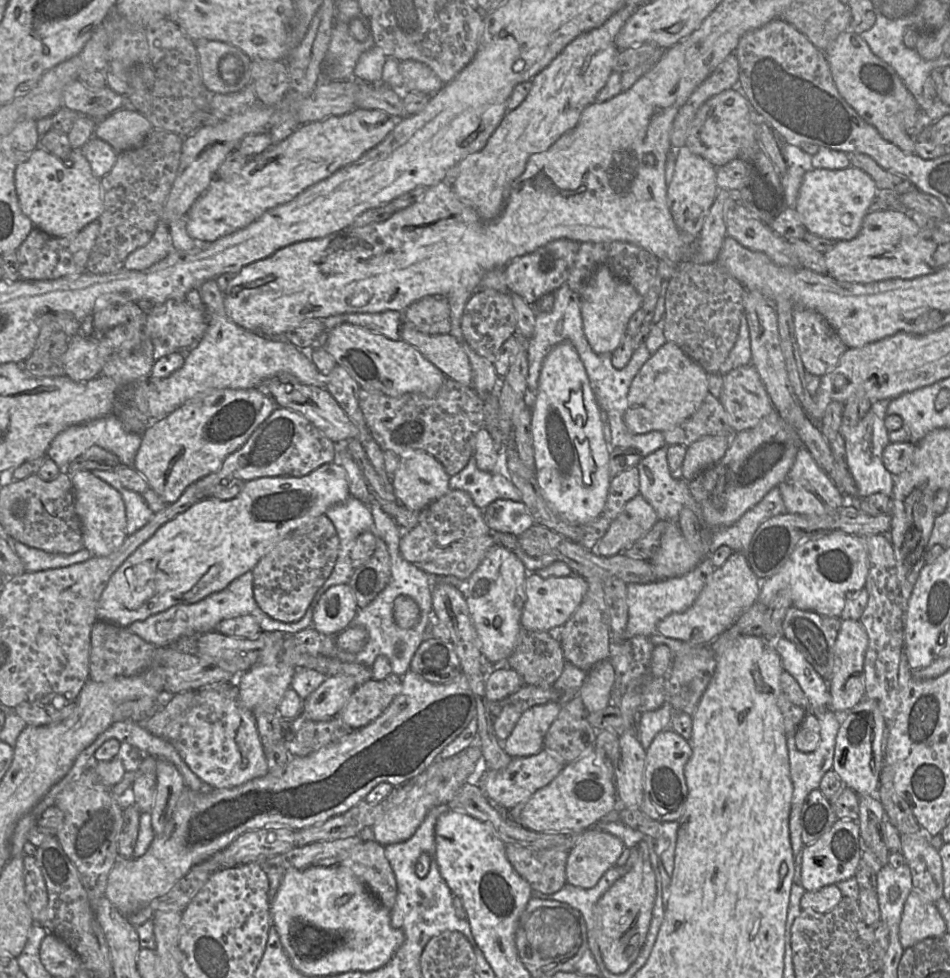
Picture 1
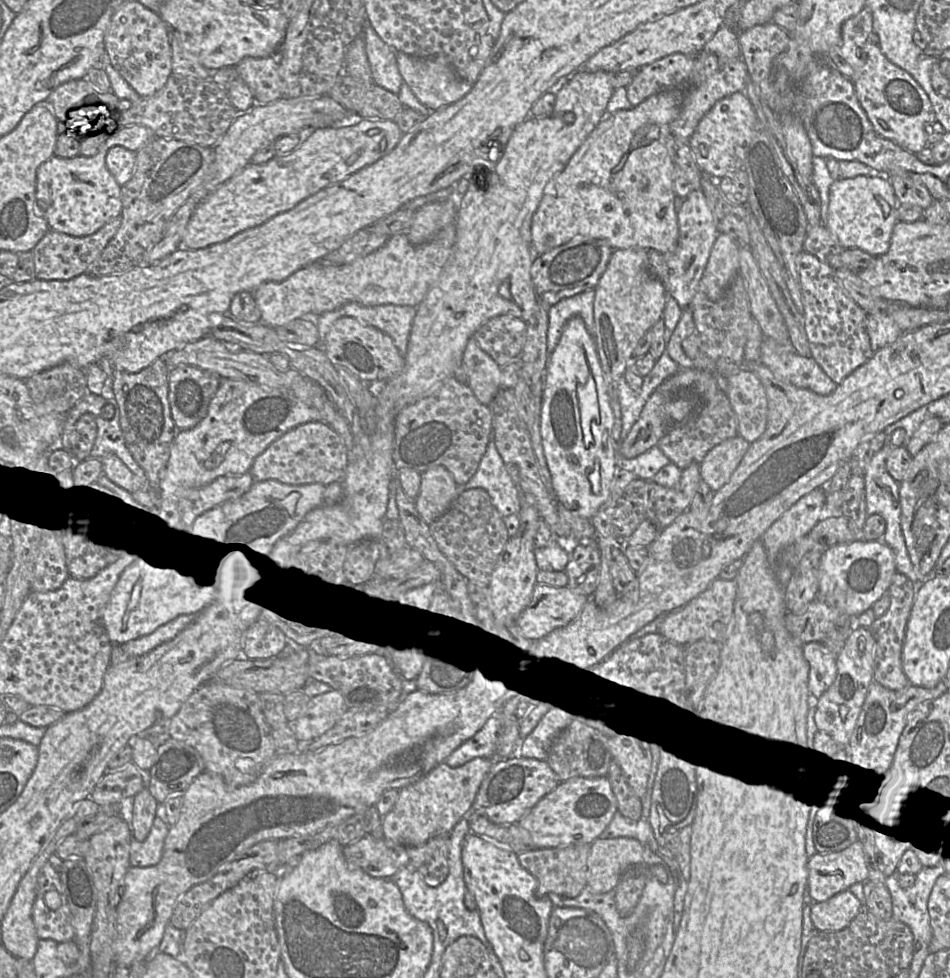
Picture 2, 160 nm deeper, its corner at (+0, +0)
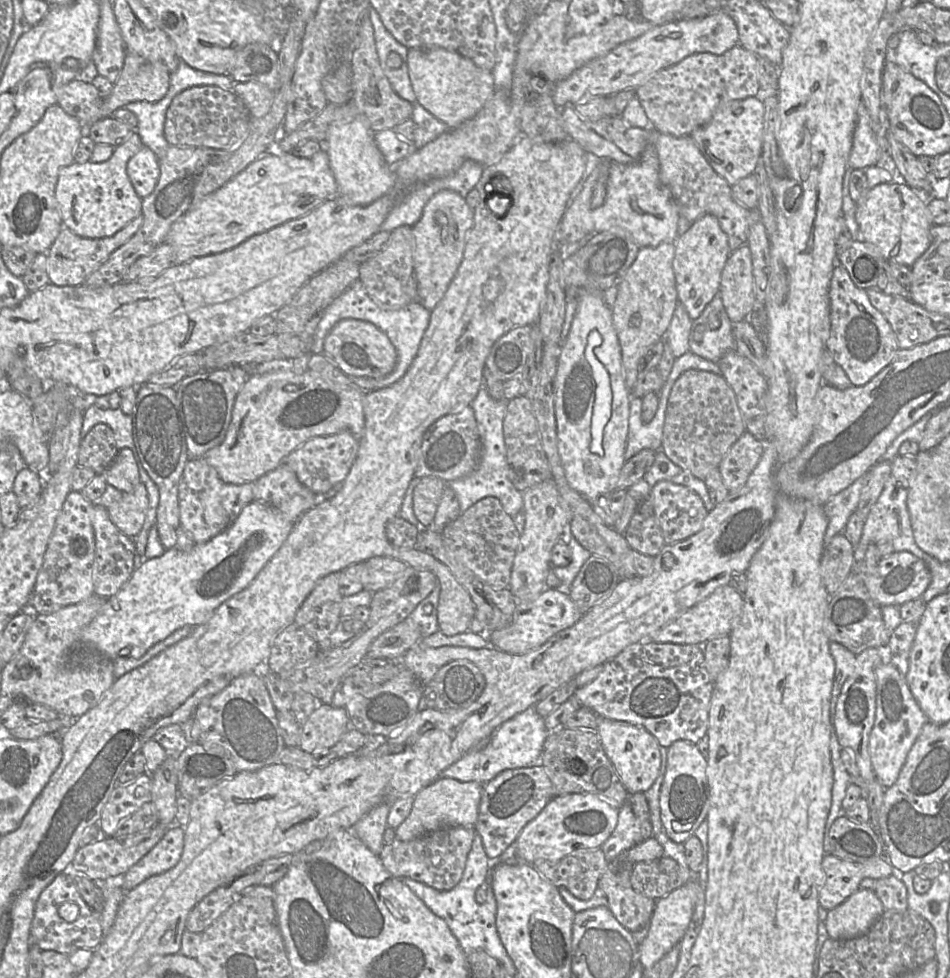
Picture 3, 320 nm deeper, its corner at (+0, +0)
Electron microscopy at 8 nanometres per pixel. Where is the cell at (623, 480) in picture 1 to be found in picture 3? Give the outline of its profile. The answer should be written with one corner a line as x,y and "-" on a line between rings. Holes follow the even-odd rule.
646,498
639,504
623,536
635,551
652,557
661,552
666,542
650,499

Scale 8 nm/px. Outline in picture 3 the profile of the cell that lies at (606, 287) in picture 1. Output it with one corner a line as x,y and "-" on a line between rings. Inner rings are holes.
674,241
641,248
633,264
617,284
616,299
611,306
612,321
621,347
623,375
631,390
637,380
643,355
653,344
663,343
678,303
673,271
674,255

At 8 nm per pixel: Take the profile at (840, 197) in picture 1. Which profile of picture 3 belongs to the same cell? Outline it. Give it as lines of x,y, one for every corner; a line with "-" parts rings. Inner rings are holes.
883,183
871,187
856,202
855,219
860,229
860,239
875,245
888,261
912,267
931,244
931,228
934,226
928,210
928,202
910,186
903,183

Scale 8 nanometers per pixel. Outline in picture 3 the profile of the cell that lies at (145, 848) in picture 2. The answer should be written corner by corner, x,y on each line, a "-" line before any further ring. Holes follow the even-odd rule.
171,825
164,837
121,878
112,880
125,892
148,878
167,872
179,862
184,845
184,828

